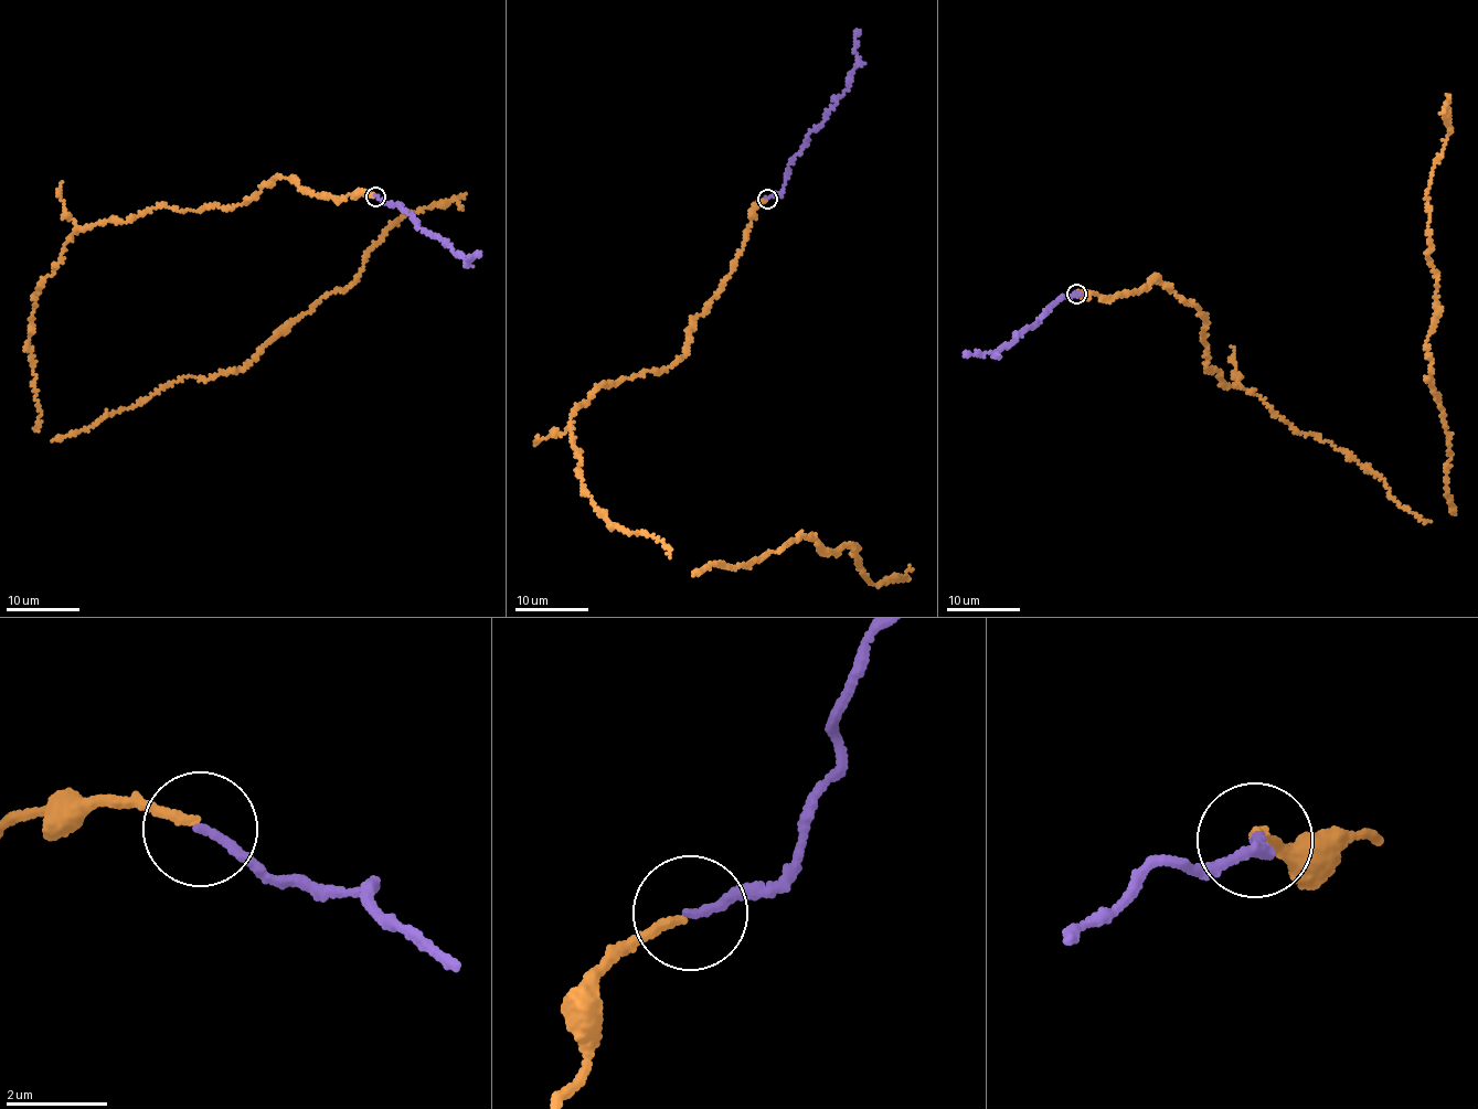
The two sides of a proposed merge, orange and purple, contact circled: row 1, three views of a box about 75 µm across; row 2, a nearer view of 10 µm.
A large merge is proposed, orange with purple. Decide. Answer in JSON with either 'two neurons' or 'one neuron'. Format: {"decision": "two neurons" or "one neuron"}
{"decision": "one neuron"}

